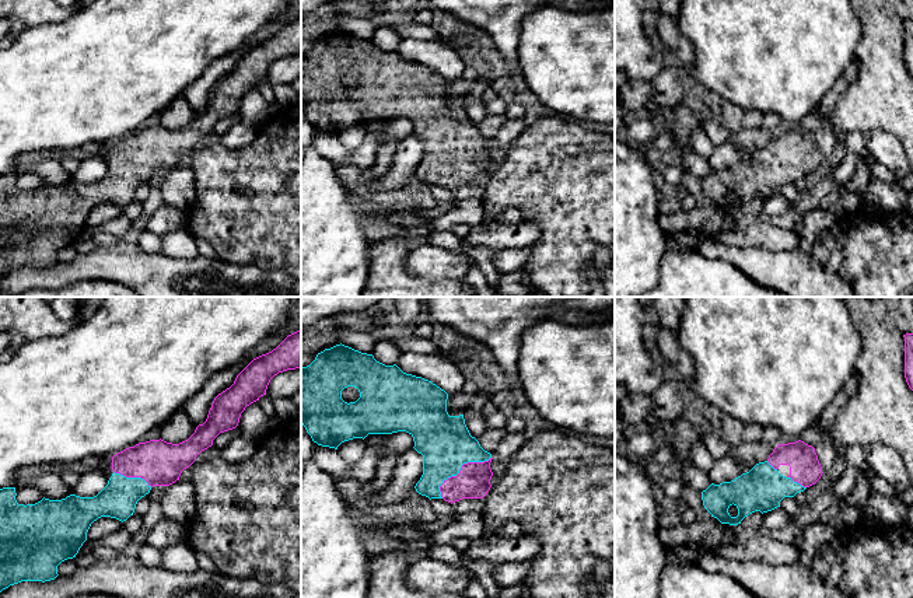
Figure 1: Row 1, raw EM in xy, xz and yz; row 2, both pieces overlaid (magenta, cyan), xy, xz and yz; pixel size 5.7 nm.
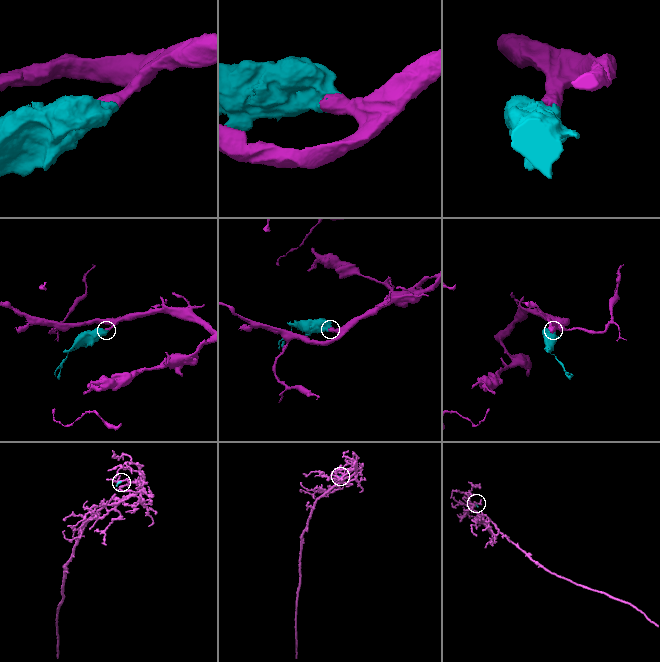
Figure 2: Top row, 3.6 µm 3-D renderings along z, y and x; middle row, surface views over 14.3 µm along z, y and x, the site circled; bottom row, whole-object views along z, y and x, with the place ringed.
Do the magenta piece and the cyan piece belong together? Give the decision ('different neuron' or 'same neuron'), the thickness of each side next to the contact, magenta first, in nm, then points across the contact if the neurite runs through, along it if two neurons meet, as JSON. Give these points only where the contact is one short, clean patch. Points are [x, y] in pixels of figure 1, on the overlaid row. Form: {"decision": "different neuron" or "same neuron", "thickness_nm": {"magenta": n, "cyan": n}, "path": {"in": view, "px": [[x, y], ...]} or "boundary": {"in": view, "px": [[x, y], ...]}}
{"decision": "same neuron", "thickness_nm": {"magenta": 190, "cyan": 300}, "path": {"in": "xz", "px": [[474, 479], [461, 469], [452, 461], [444, 441]]}}

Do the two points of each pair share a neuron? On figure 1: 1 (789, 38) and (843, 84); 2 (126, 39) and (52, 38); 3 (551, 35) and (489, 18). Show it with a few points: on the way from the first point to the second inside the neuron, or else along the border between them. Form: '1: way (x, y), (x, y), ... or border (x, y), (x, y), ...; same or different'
1: border (853, 60), (818, 105); different
2: way (108, 39), (70, 39); same
3: border (527, 14), (521, 23), (517, 59); different

